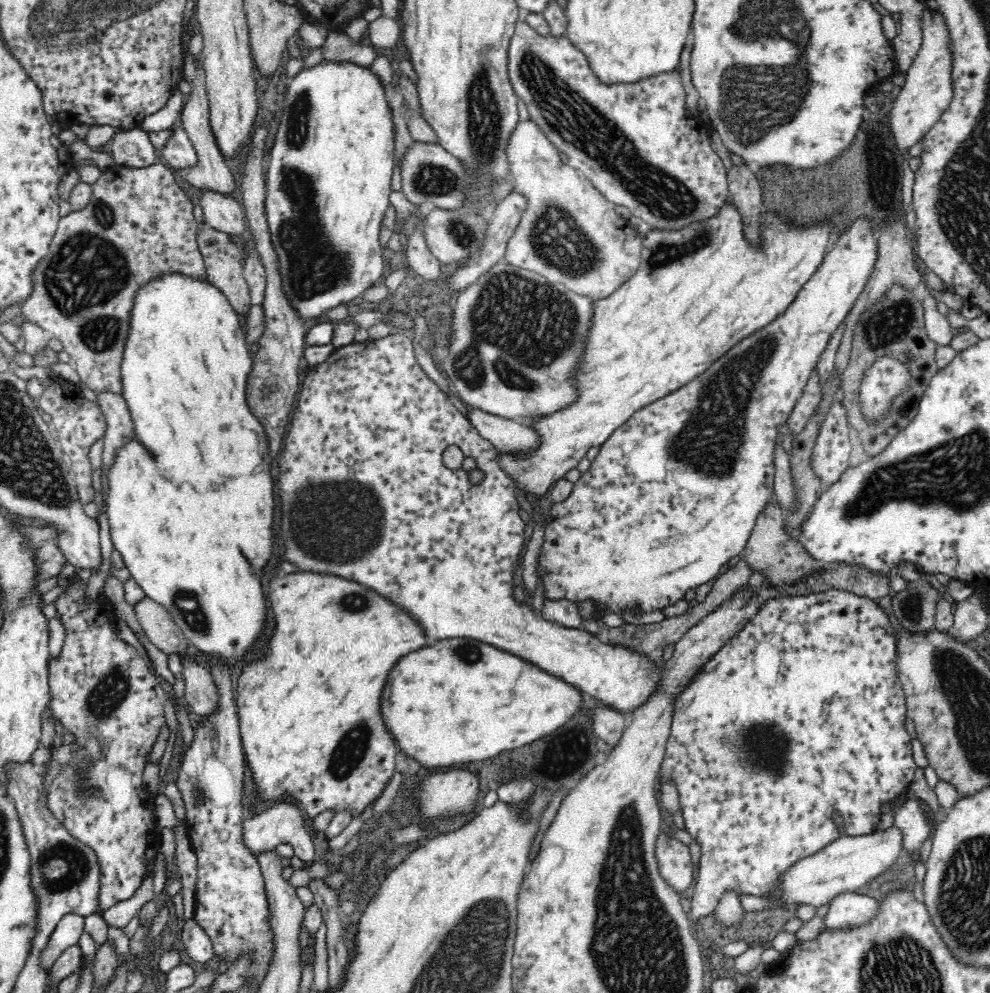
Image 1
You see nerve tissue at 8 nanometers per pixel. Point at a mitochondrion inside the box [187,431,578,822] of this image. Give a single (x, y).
(339, 526)

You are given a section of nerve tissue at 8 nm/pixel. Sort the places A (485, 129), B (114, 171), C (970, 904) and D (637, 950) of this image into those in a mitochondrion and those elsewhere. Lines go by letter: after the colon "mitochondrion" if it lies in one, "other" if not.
A: mitochondrion
B: other
C: mitochondrion
D: mitochondrion

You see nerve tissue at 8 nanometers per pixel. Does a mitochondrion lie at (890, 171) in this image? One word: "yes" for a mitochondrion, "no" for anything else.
yes

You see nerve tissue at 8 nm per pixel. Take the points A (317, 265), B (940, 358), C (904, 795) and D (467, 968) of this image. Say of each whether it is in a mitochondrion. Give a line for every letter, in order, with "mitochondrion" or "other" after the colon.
A: mitochondrion
B: other
C: other
D: mitochondrion

